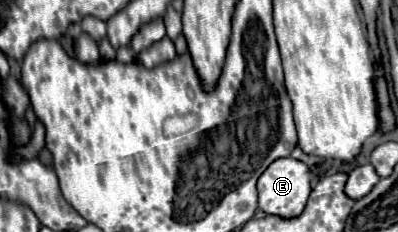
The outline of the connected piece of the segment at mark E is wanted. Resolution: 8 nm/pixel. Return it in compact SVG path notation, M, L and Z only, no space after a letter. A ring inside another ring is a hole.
M293 157L275 159L257 181L259 209L269 215L301 215L311 193L309 167Z

